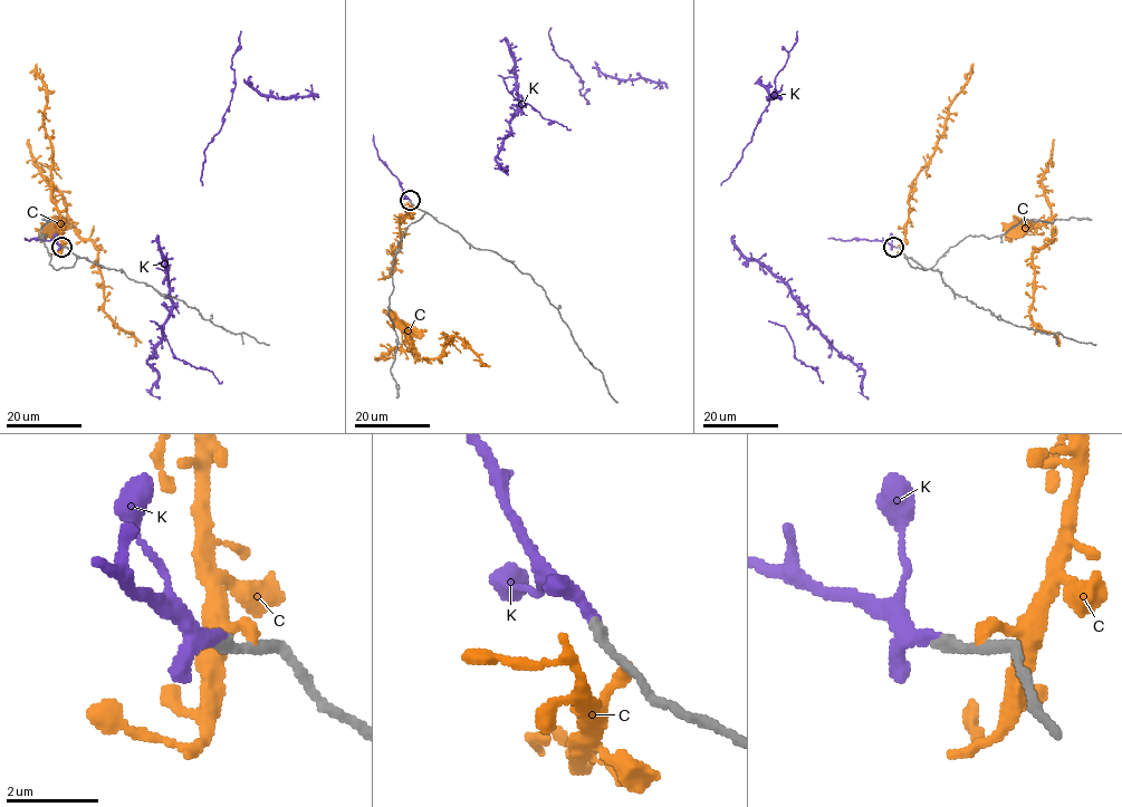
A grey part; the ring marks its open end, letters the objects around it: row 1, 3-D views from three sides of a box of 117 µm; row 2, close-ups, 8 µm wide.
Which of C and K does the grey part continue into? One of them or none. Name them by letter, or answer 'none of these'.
K

